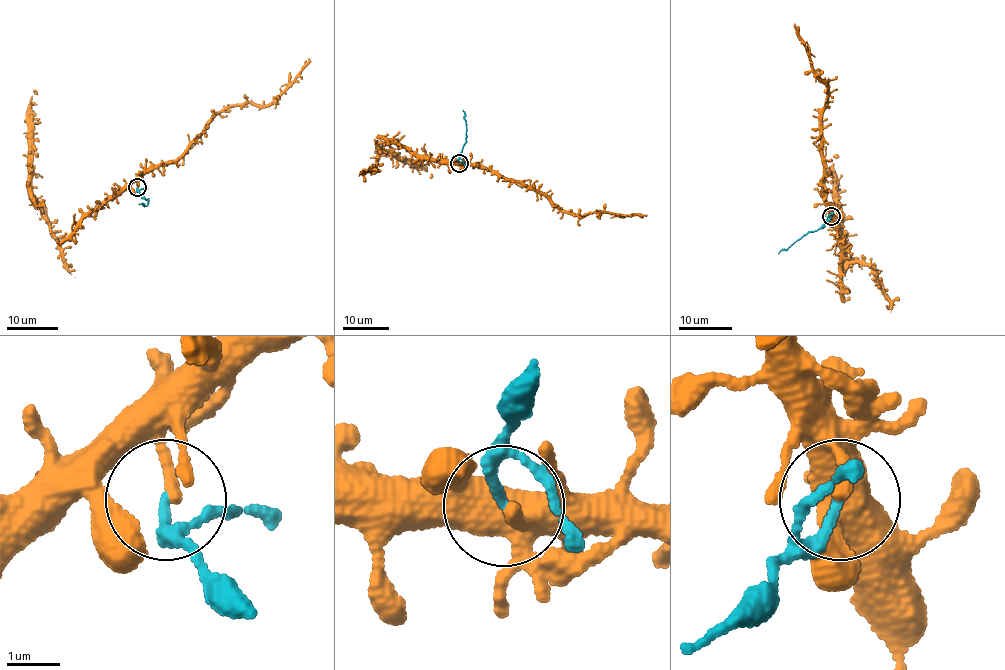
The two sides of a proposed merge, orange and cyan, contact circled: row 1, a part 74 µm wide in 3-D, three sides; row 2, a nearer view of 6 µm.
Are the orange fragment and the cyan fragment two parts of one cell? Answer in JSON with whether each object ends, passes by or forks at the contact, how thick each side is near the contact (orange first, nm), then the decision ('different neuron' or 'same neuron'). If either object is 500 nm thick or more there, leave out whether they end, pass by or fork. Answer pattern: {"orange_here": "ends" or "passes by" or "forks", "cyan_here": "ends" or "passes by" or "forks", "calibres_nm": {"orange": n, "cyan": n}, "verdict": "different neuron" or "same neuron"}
{"orange_here": "ends", "cyan_here": "ends", "calibres_nm": {"orange": 240, "cyan": 160}, "verdict": "different neuron"}

